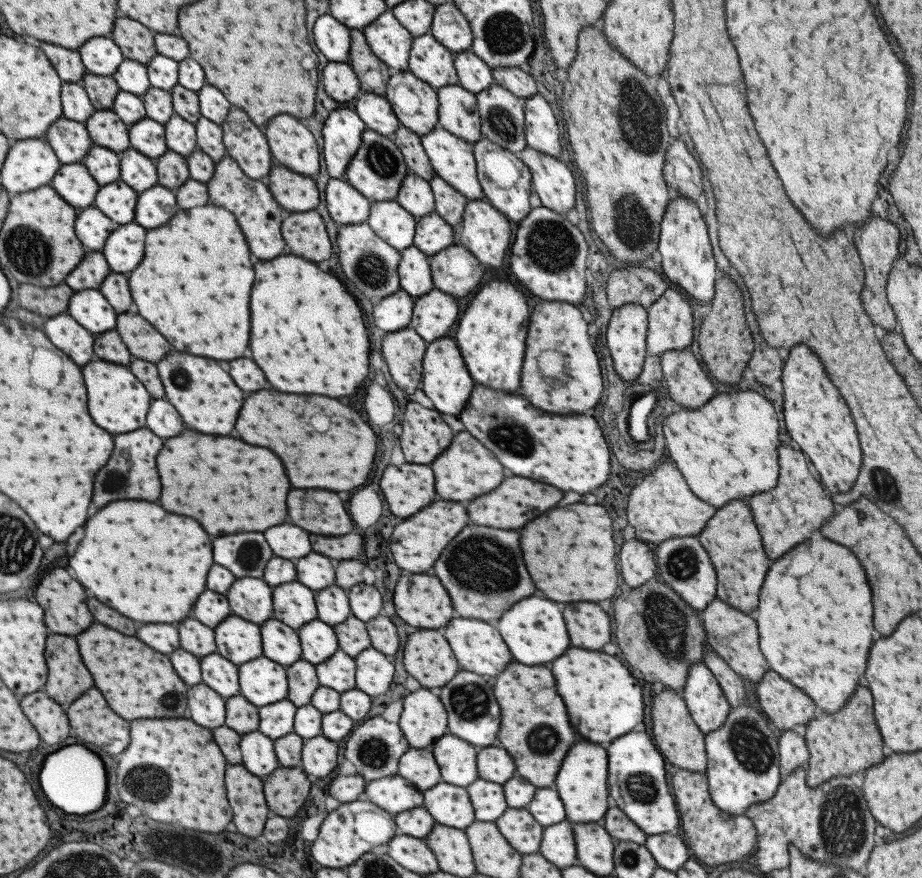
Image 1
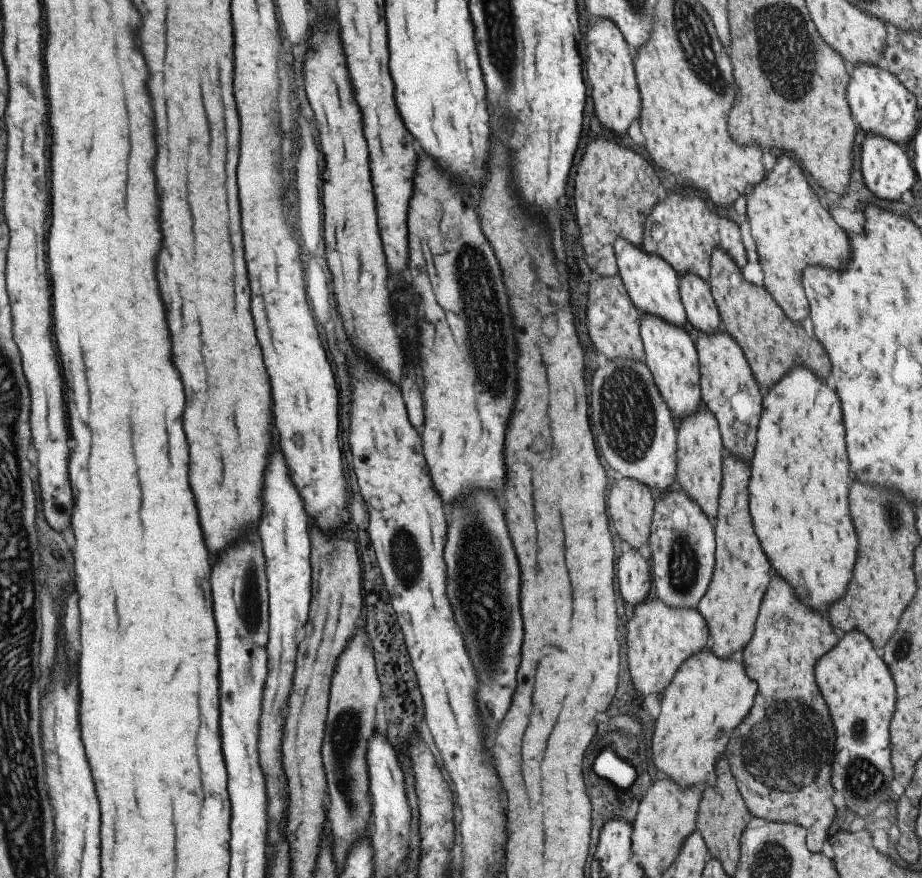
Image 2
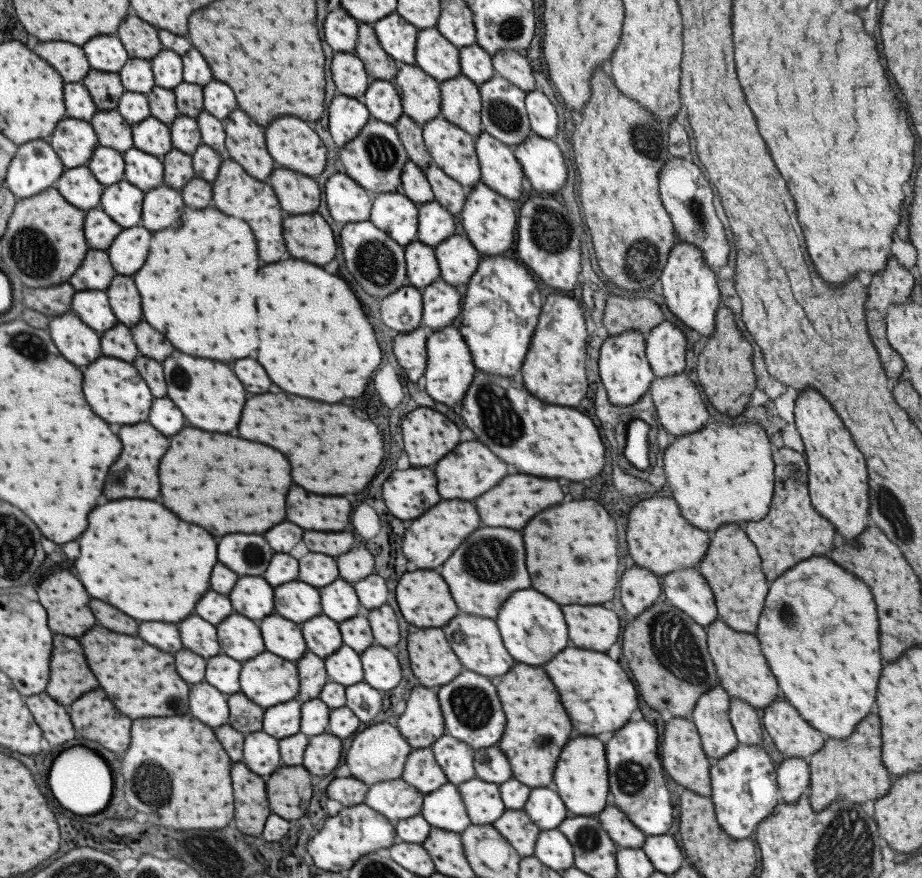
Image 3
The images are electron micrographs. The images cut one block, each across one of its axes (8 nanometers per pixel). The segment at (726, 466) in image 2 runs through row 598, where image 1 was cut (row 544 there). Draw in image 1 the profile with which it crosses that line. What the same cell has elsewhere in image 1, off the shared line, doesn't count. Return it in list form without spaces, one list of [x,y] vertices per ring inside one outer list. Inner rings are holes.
[[[733,500],[727,506],[715,509],[715,514],[709,518],[709,524],[705,524],[697,540],[707,553],[716,574],[715,597],[735,610],[750,615],[757,606],[757,594],[771,562],[763,554],[761,539],[749,508],[741,500]]]

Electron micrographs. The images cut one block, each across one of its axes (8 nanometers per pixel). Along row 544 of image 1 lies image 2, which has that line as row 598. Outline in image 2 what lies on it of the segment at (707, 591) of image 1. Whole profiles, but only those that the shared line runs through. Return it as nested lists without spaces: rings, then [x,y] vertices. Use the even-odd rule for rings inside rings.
[[[677,486],[655,497],[648,548],[651,553],[650,580],[657,599],[665,606],[695,609],[705,594],[714,569],[714,525]]]

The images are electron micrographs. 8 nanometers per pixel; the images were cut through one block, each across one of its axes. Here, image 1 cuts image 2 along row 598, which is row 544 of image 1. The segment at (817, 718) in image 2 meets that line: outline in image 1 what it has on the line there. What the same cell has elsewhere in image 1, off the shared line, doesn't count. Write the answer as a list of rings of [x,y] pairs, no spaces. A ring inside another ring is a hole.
[[[779,446],[777,454],[779,480],[775,488],[768,492],[758,492],[747,500],[753,514],[753,522],[763,542],[763,550],[769,560],[777,560],[799,542],[818,534],[820,526],[833,514],[833,501],[817,477],[807,471],[803,452]]]

